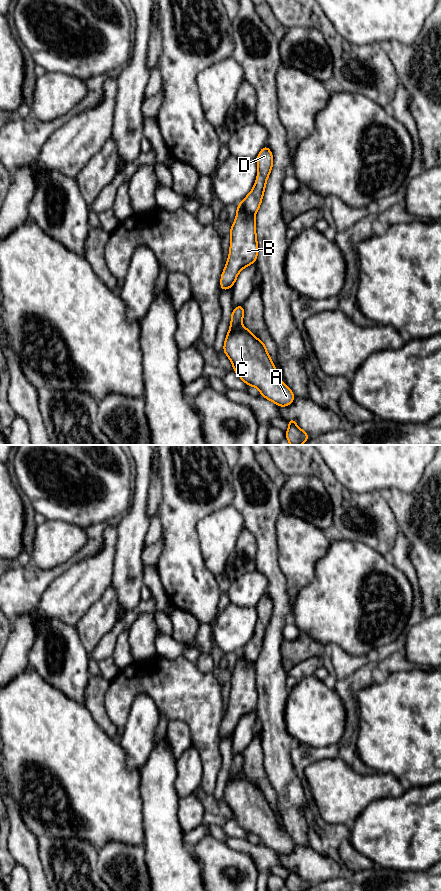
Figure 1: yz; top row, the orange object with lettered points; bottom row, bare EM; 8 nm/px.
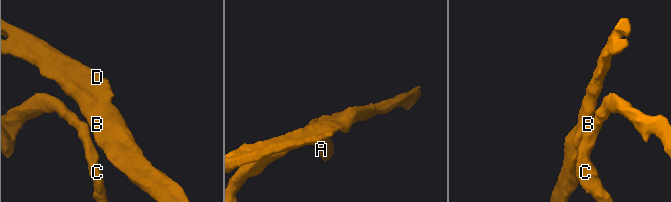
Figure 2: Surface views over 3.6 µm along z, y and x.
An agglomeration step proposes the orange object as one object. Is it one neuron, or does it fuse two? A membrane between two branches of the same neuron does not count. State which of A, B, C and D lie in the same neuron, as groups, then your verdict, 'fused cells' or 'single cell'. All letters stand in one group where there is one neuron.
A B C D | single cell

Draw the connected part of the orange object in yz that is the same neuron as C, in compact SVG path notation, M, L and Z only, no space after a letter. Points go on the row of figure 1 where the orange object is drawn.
M241 304L232 311L224 353L248 387L257 387L260 395L280 407L289 406L294 401L294 393L279 379L265 344L260 338L255 338L248 328L241 326L243 317L244 307Z

